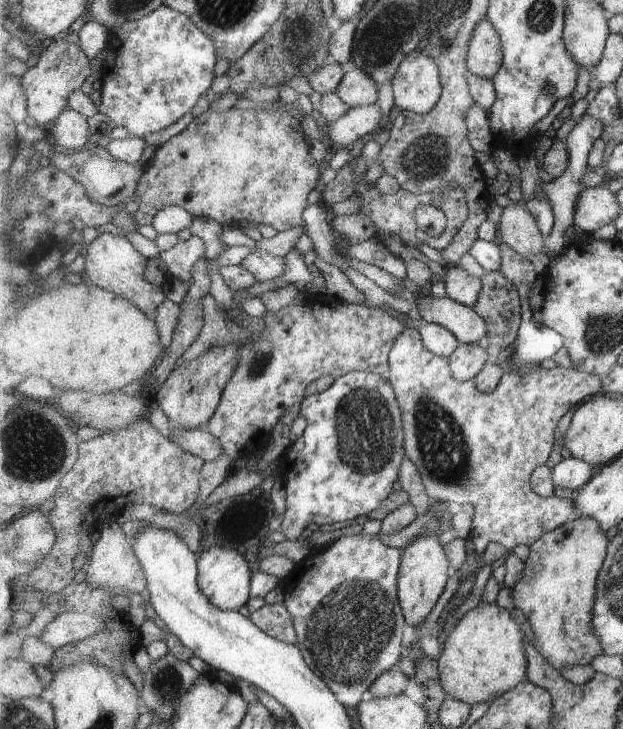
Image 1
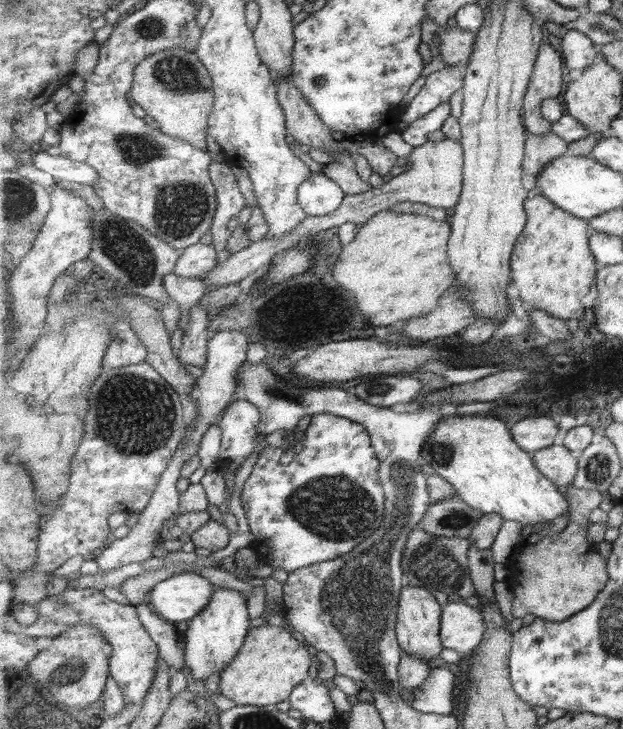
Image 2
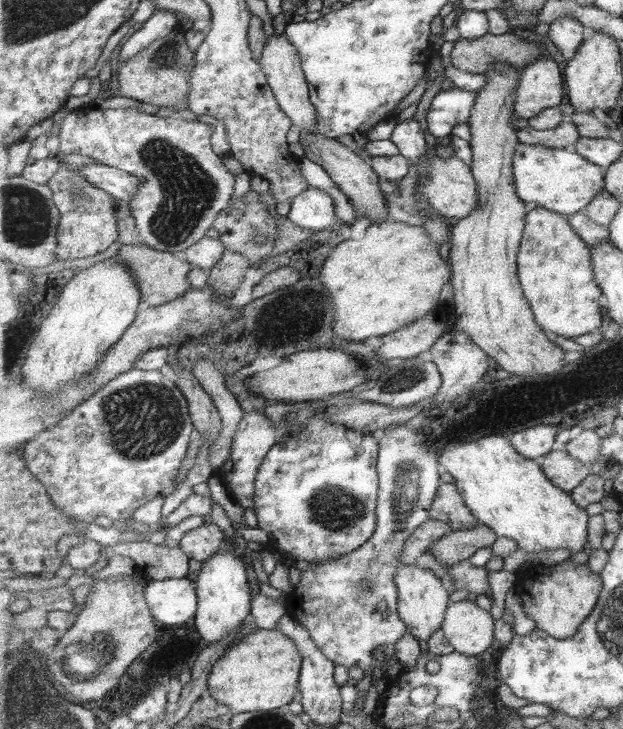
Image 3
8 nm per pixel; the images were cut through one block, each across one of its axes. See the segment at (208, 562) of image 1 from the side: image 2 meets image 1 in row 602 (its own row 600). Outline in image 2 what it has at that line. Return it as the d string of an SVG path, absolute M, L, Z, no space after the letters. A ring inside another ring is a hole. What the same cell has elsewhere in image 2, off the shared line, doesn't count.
M218 586L218 590L216 590L210 605L201 614L192 618L188 622L188 626L181 636L184 642L186 669L193 680L204 682L211 674L221 674L221 672L225 671L233 663L235 657L238 656L239 651L245 644L247 635L250 633L249 626L251 626L251 616L247 612L247 598L243 596L241 591Z

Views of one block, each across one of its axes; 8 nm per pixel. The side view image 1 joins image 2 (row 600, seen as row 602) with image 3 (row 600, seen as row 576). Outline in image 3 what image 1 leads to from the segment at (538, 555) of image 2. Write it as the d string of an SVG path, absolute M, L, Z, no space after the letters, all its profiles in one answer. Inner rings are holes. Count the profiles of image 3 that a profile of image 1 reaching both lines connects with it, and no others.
M565 559L561 564L540 567L535 578L527 578L523 584L517 583L523 608L528 616L536 623L539 629L547 631L551 636L560 639L572 637L586 618L594 612L603 590L602 575L593 572L585 564L577 564Z

